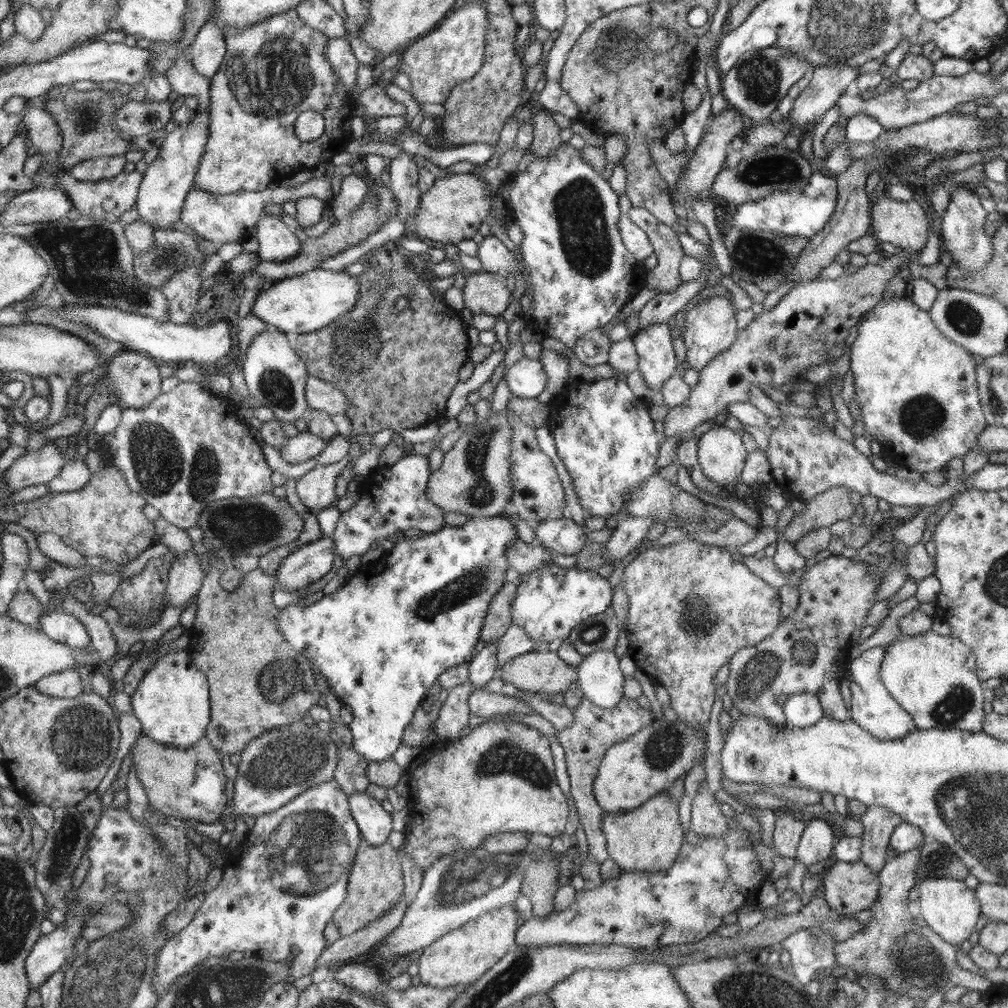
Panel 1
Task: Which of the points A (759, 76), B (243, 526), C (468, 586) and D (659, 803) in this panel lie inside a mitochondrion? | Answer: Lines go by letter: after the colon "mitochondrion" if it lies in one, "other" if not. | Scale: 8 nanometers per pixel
A: mitochondrion
B: mitochondrion
C: mitochondrion
D: other

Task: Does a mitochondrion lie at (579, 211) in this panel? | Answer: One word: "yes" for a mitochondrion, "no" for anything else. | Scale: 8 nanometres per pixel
yes

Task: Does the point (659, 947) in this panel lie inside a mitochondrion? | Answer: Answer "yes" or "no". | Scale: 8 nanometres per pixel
no

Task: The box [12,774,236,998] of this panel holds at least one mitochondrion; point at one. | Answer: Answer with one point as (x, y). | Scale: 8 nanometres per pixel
(62, 856)

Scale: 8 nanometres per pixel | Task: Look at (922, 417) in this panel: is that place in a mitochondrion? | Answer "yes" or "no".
yes

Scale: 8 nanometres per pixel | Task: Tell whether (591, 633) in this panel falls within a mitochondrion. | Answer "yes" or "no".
yes

